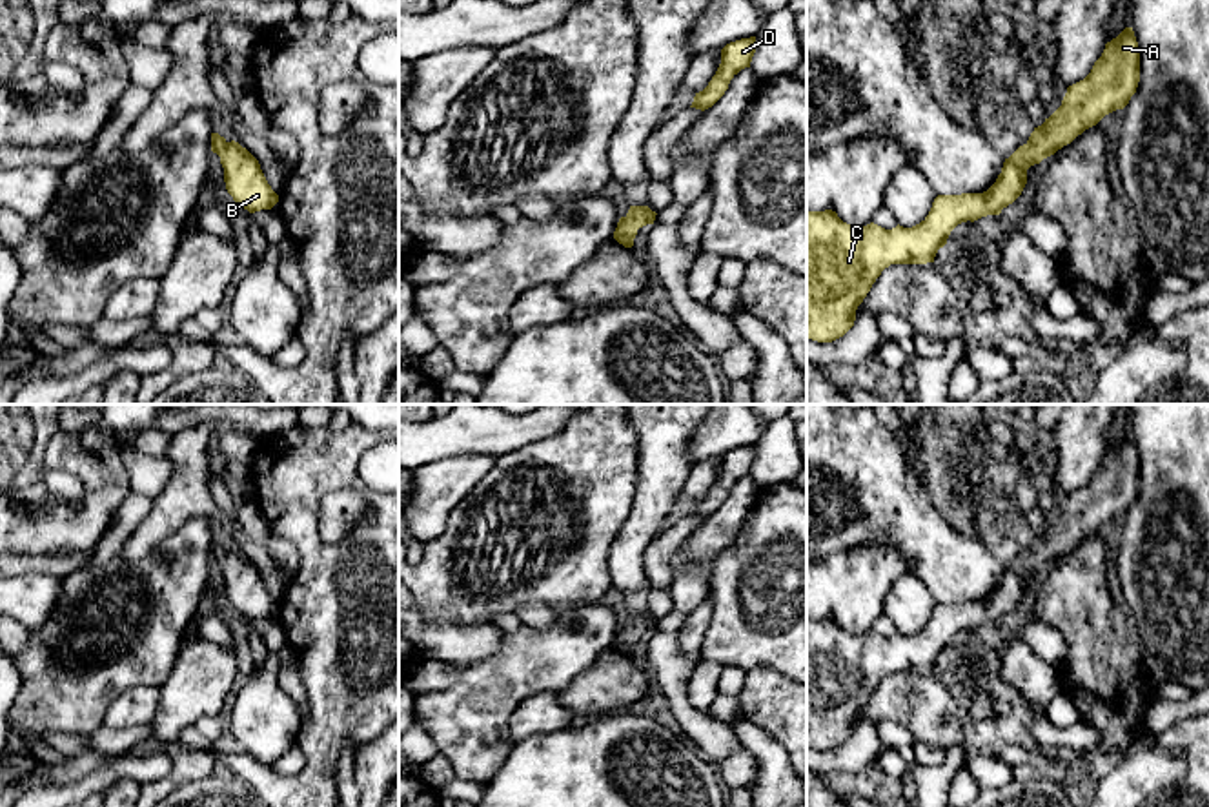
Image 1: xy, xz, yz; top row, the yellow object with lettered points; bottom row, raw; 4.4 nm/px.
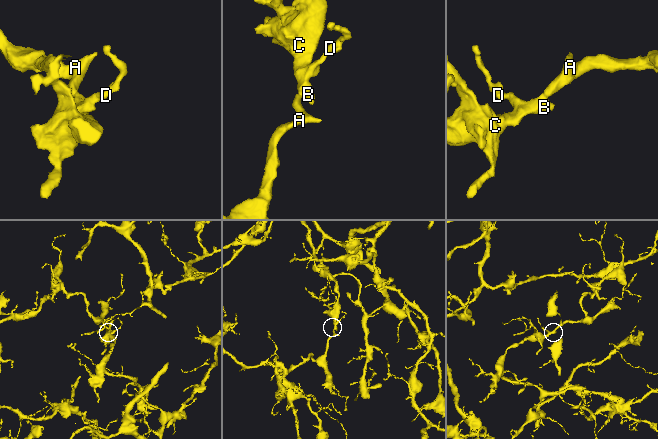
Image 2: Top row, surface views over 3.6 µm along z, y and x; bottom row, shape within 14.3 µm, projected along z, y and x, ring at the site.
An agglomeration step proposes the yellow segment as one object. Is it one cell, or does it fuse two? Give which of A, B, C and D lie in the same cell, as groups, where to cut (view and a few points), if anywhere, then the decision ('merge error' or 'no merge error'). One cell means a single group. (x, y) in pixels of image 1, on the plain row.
groups A B C D; cut none; no merge error

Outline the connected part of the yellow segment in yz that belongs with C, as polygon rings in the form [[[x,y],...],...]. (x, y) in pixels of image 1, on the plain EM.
[[[1125,435],[1105,452],[1091,481],[1067,495],[1062,514],[1031,541],[1029,548],[1005,567],[996,590],[983,601],[938,603],[929,623],[912,636],[885,638],[874,630],[852,634],[836,619],[807,621],[807,747],[832,751],[843,745],[856,729],[856,718],[870,700],[876,687],[890,672],[934,670],[950,639],[961,630],[974,630],[987,623],[1000,623],[1012,612],[1027,592],[1027,577],[1071,552],[1085,537],[1096,534],[1105,523],[1123,517],[1140,490],[1140,457],[1133,435]]]

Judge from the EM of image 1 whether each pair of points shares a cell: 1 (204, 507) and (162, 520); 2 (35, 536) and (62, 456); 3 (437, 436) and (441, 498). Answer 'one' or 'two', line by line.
1: one
2: one
3: two

